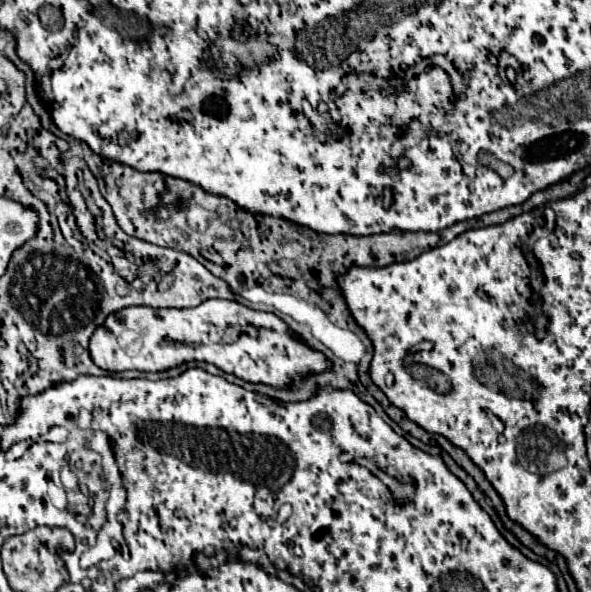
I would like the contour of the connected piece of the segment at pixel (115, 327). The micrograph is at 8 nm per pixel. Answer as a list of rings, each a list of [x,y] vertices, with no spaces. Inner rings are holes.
[[[208,299],[192,309],[124,307],[110,313],[104,325],[94,331],[88,351],[94,365],[110,373],[126,369],[154,373],[186,361],[208,361],[244,381],[266,383],[278,389],[286,387],[294,375],[326,371],[330,367],[322,353],[298,343],[290,327],[274,313],[254,311],[228,299]]]

